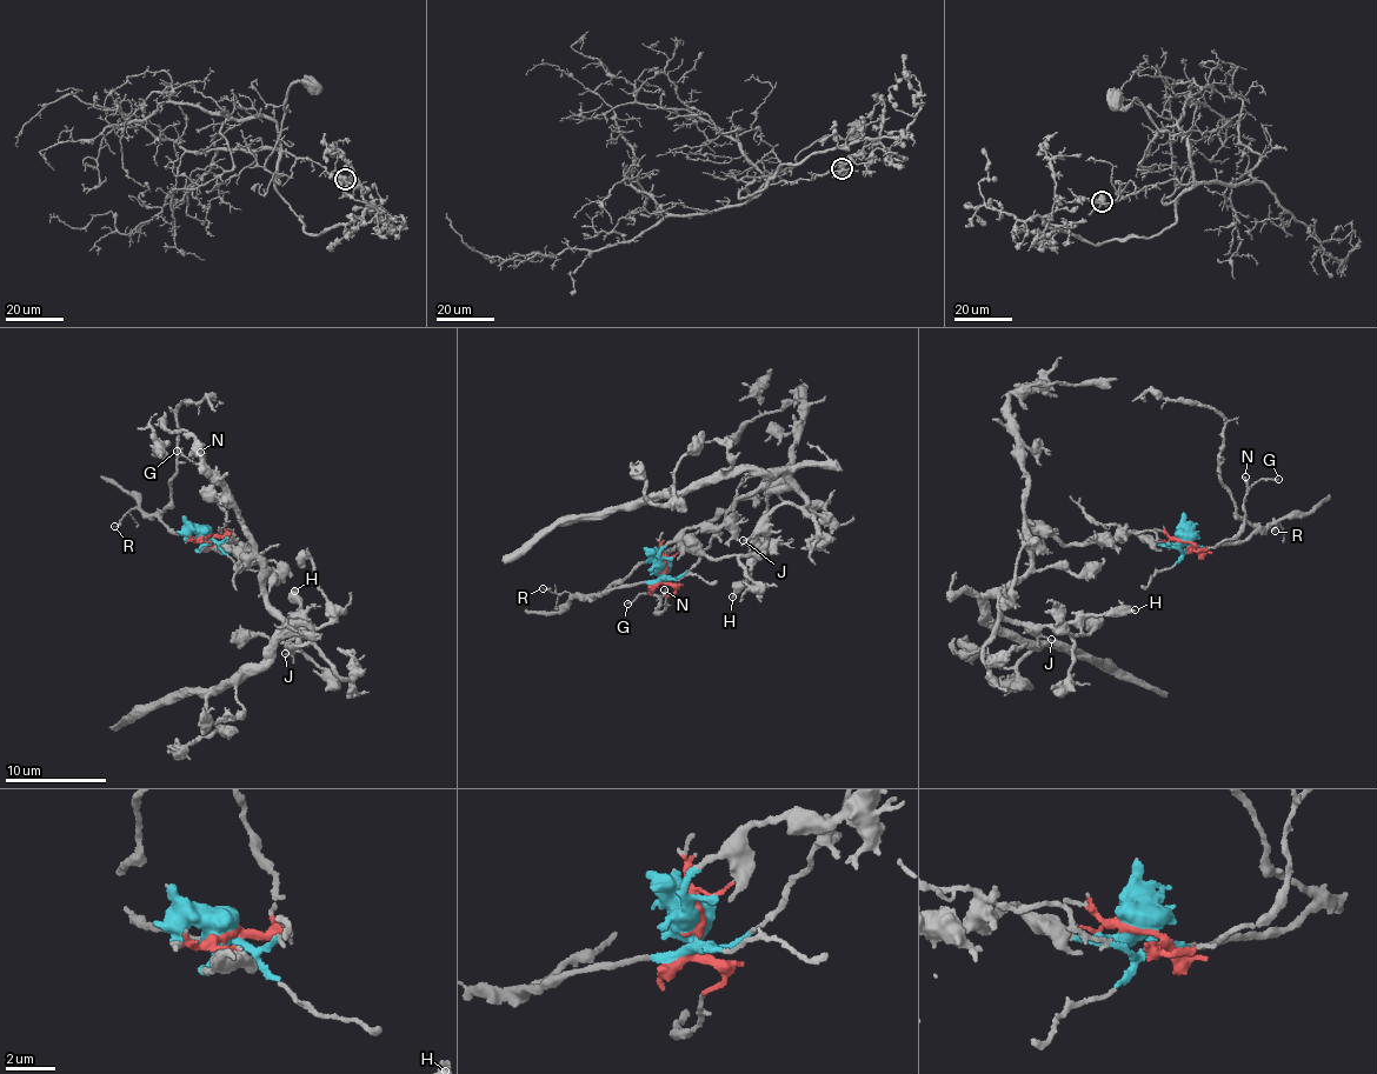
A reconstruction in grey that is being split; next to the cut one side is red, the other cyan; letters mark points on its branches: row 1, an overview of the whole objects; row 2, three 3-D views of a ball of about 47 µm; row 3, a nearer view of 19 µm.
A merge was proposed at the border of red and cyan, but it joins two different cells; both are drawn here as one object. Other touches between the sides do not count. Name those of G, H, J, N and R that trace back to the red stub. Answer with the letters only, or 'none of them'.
G, N

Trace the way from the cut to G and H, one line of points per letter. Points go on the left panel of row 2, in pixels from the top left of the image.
G: (207, 535), (228, 532), (225, 511), (212, 478), (199, 465), (175, 452)
H: (207, 535), (199, 553), (233, 552), (240, 572), (260, 561), (266, 599), (311, 629), (291, 649), (295, 592)

